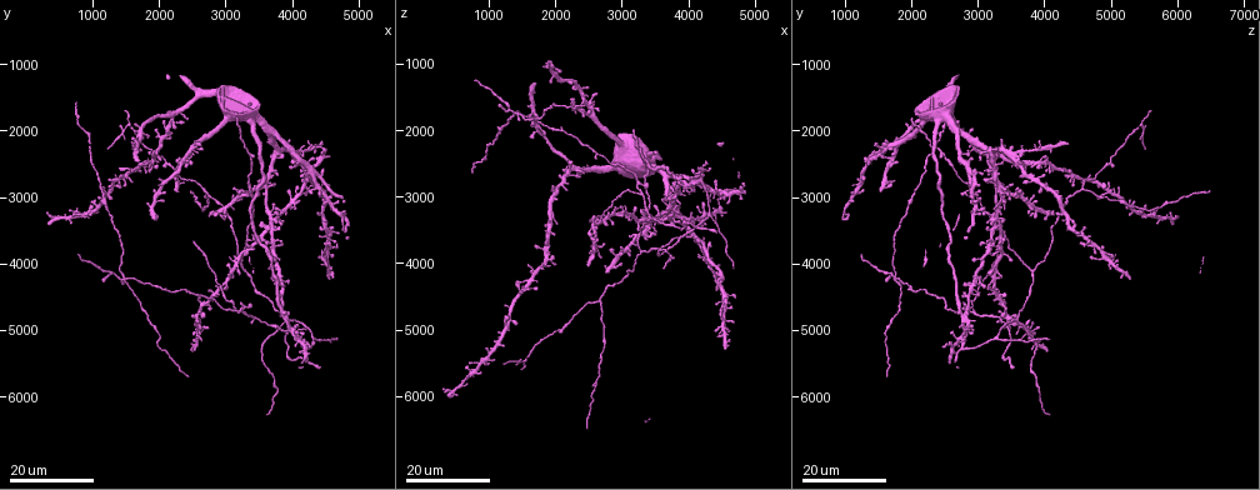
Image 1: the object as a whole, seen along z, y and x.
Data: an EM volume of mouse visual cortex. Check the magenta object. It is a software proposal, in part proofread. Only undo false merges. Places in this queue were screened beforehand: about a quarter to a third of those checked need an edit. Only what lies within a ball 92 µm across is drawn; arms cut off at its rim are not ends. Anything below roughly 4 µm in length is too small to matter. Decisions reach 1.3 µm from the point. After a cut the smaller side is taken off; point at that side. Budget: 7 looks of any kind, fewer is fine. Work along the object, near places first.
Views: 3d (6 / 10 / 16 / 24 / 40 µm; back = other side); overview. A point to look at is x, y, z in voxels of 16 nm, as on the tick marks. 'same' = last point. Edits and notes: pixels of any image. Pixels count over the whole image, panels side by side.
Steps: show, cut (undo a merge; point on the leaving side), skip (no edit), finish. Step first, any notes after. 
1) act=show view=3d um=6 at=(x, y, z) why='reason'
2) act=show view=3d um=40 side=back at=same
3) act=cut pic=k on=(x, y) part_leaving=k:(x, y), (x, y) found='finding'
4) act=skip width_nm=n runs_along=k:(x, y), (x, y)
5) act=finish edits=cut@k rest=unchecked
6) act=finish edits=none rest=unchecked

act=show view=3d um=24 at=(1450, 4200, 1700) why='four or more arms meet'

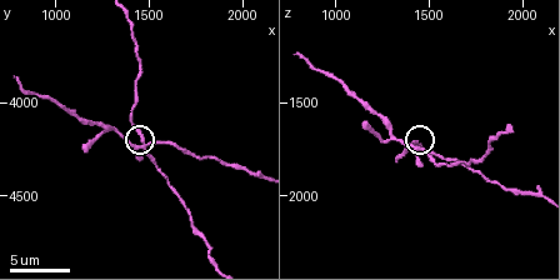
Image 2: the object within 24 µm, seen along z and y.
act=show view=3d um=6 at=(1460, 4240, 1740)

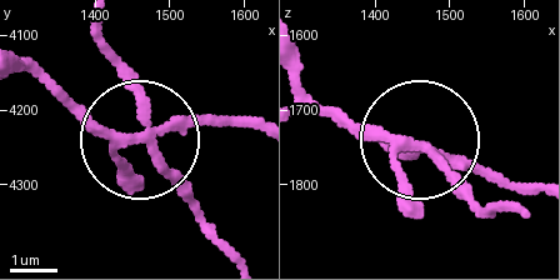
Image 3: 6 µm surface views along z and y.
act=cut pic=3 on=(125, 176) part_leaving=3:(149, 138), (253, 126) found='a second cell is stuck on'

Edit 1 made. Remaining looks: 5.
act=show view=3d um=24 at=(2650, 2850, 4550) why='three-way junction'

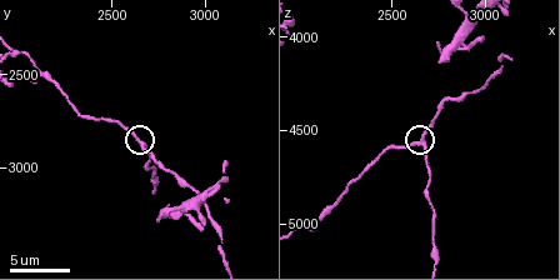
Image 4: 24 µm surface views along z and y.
act=show view=3d um=6 at=(2660, 2880, 4560) why='zoom in'

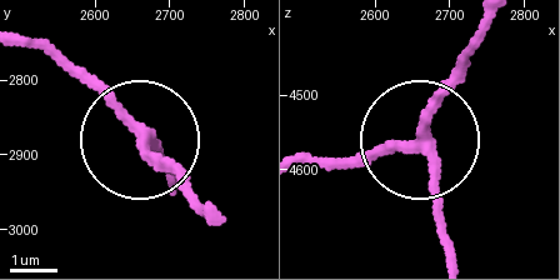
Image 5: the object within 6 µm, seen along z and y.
act=skip runs_along=5:(213, 218), (54, 46) found='continuous, no second cell'

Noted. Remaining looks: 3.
act=show view=3d um=24 at=(3300, 3600, 3400) why='branch point'

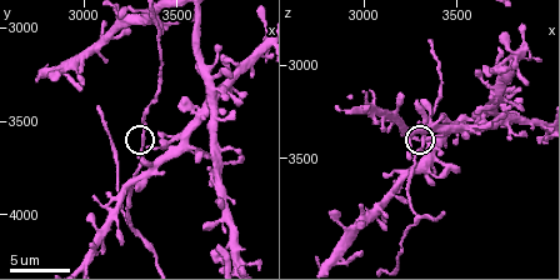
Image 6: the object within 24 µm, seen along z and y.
act=show view=3d um=10 at=(3320, 3620, 3420) why='closer look'

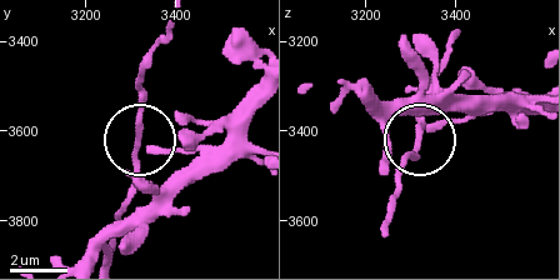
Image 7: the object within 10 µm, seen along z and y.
act=skip arms=3 found='continuous, no second cell'

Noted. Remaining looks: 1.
act=finish edits=cut@3 rest=unchecked

